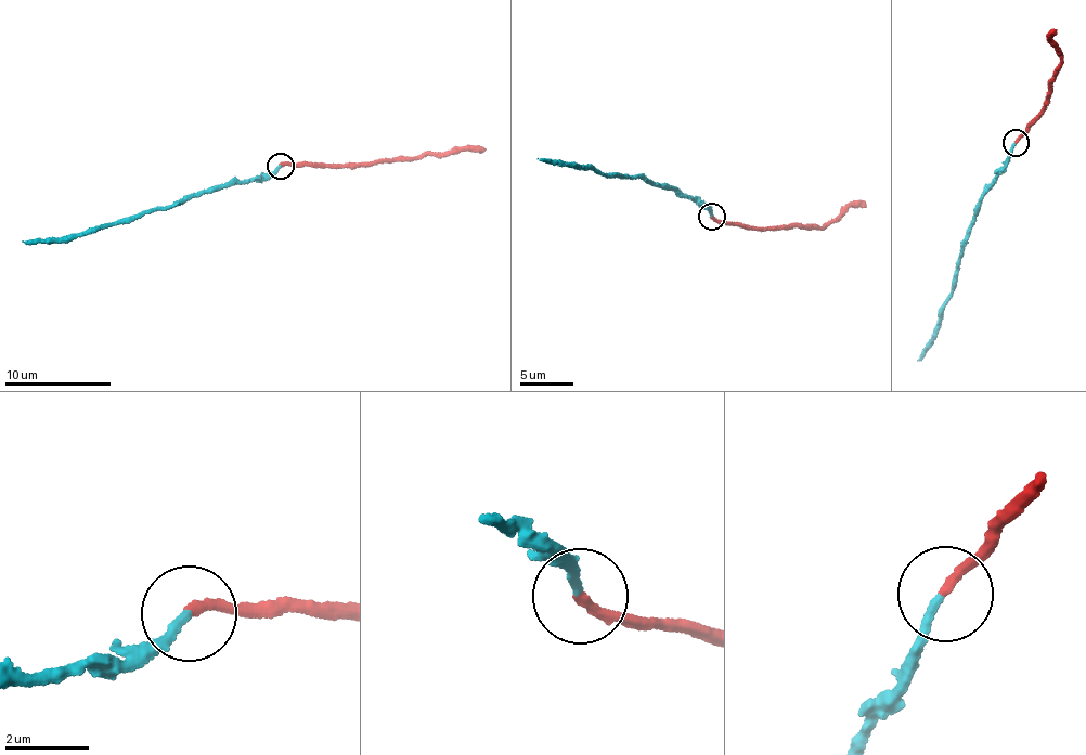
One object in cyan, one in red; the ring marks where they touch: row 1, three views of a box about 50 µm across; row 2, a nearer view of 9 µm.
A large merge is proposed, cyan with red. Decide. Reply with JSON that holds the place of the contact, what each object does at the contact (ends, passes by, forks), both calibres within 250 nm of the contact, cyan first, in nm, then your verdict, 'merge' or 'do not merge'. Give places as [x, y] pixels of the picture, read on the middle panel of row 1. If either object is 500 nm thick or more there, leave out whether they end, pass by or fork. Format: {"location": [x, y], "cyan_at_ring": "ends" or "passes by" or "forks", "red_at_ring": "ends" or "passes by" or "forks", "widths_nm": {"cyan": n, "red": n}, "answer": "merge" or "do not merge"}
{"location": [712, 217], "cyan_at_ring": "ends", "red_at_ring": "ends", "widths_nm": {"cyan": 190, "red": 200}, "answer": "merge"}

